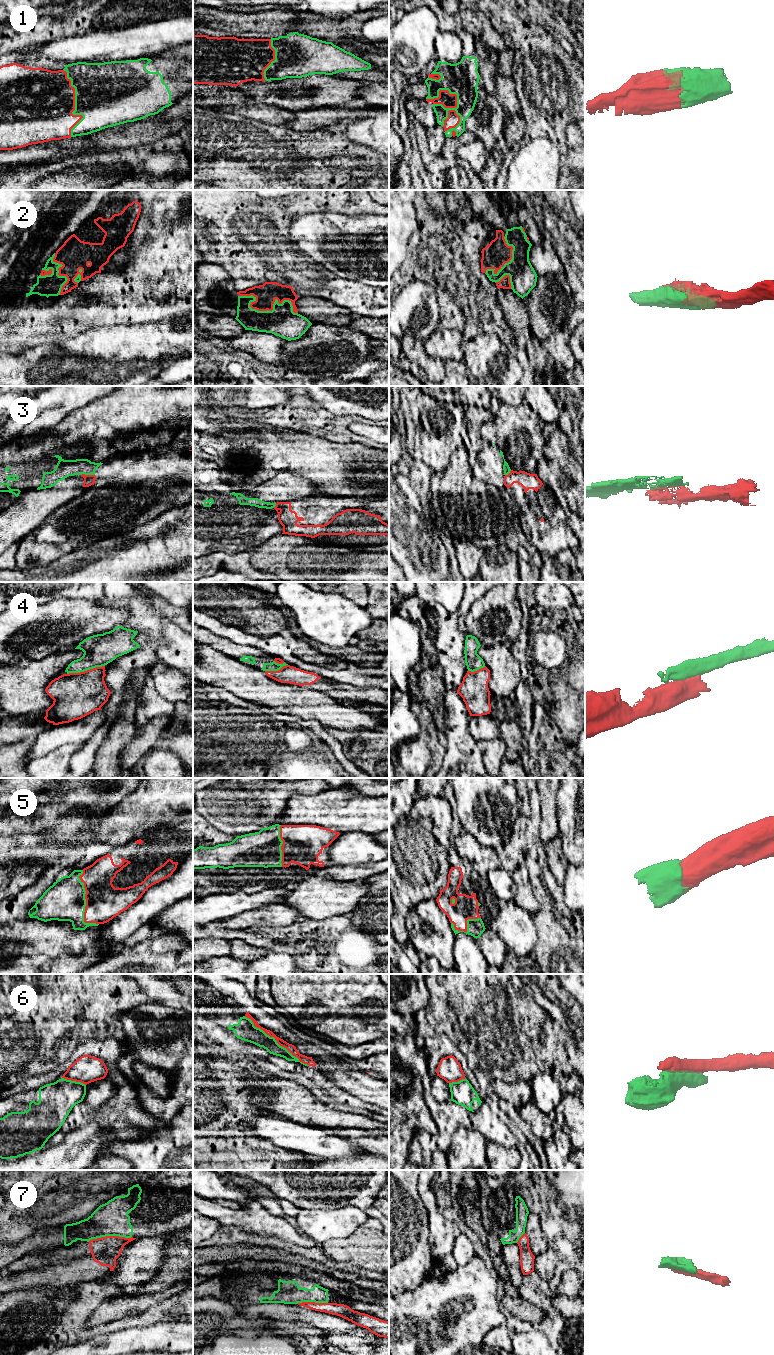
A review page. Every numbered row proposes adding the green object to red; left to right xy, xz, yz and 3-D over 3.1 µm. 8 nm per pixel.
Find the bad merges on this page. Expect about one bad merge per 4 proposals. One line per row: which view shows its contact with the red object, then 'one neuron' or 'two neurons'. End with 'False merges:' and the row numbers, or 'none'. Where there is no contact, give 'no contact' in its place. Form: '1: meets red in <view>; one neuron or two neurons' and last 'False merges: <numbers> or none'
1: meets red in yz; one neuron
2: meets red in xz; one neuron
3: meets red in xy; two neurons
4: meets red in xy; two neurons
5: meets red in xy; one neuron
6: meets red in xz; two neurons
7: meets red in xy; two neurons
False merges: 3, 4, 6, 7

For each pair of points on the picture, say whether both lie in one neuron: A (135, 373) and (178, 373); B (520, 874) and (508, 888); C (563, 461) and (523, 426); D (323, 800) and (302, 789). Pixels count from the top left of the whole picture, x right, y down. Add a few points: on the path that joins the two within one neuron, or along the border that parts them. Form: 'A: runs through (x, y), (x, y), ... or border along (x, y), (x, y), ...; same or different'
A: border along (175, 357), (156, 375); different
B: border along (511, 874), (514, 880), (513, 899); different
C: border along (546, 441), (541, 454); different
D: border along (329, 788), (314, 794), (293, 794), (291, 796); different

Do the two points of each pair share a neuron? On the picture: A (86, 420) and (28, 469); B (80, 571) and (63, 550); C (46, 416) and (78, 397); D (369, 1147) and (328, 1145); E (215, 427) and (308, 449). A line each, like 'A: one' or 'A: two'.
A: one
B: two
C: one
D: two
E: two

